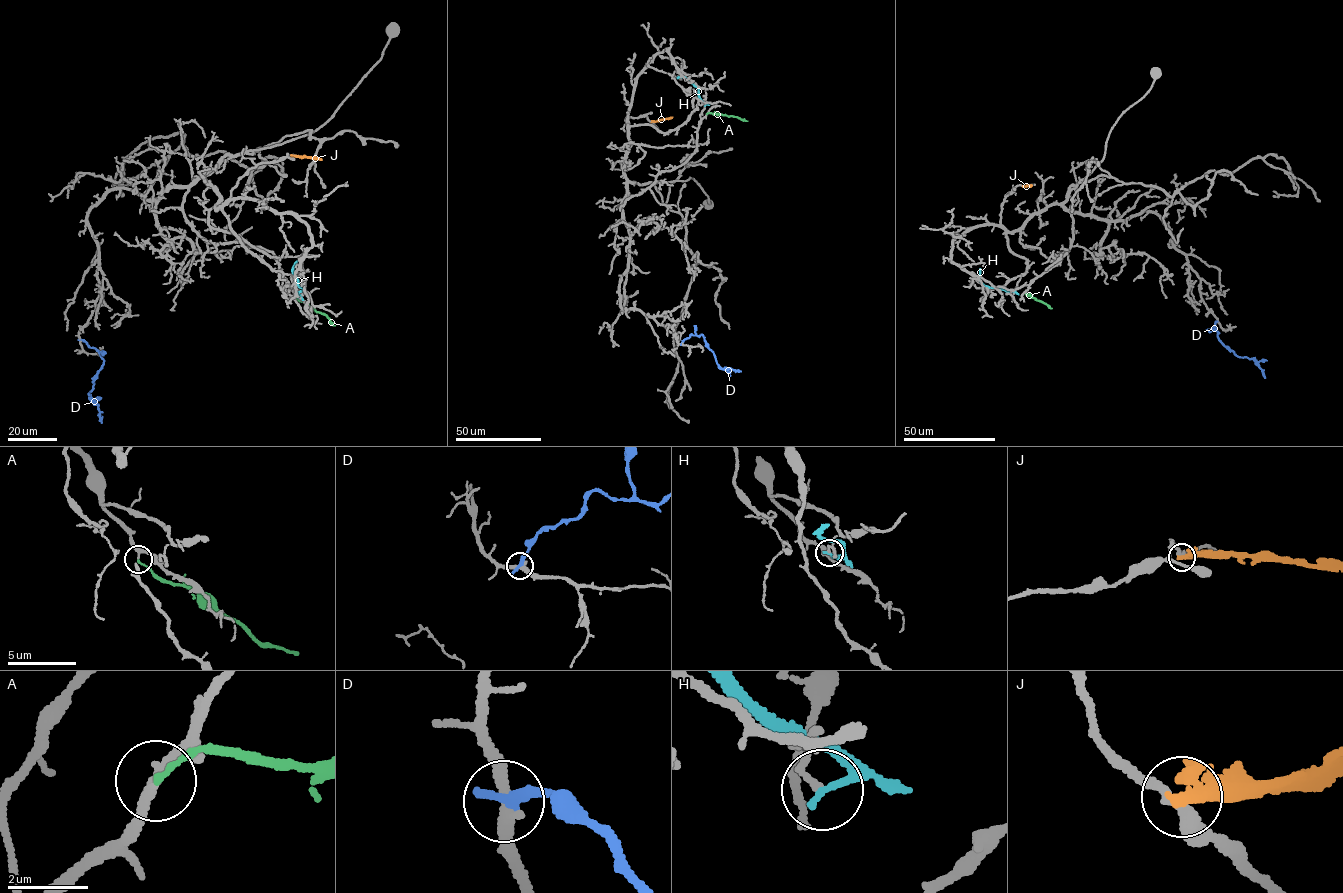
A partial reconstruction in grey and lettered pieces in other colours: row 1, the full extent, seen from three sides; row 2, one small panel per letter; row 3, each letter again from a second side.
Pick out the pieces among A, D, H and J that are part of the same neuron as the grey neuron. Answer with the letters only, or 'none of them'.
A

